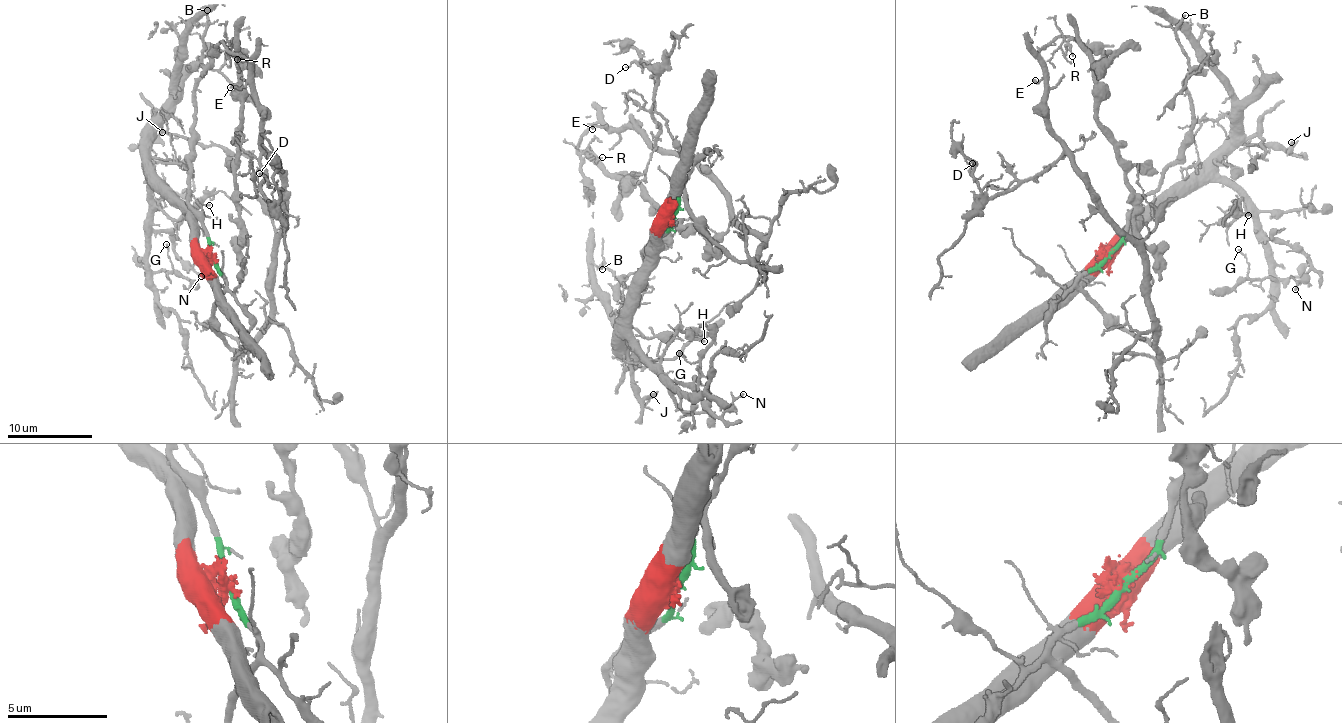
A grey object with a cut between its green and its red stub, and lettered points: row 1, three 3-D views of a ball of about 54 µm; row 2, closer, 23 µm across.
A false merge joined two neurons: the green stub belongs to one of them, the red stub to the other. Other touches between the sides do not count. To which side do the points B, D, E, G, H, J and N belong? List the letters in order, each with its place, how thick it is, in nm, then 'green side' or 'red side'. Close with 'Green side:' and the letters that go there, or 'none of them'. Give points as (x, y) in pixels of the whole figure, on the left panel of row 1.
B: (207, 10) | 170 nm | green side
D: (259, 173) | 130 nm | green side
E: (230, 87) | 140 nm | green side
G: (166, 244) | 120 nm | red side
H: (209, 205) | 110 nm | red side
J: (162, 132) | 150 nm | red side
N: (201, 276) | 120 nm | red side
Green side: B, D, E

